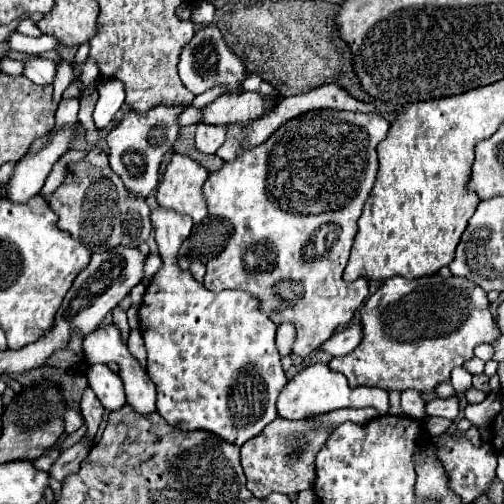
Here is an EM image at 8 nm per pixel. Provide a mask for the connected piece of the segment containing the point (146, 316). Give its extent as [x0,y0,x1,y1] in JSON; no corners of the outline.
[140,207,288,447]

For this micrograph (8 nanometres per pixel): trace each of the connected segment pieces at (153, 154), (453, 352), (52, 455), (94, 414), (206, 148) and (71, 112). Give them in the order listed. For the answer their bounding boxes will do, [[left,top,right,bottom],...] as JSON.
[[106,105,188,197],[328,275,498,393],[34,449,60,471],[80,387,104,441],[196,123,226,155],[56,99,80,129]]

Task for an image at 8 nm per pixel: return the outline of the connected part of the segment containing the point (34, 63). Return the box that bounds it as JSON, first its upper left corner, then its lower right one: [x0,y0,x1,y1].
[24,59,56,85]

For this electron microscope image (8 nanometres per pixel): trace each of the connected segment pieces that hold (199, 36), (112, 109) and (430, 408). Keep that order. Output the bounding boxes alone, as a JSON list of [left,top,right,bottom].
[[178,25,246,95],[94,79,126,129],[426,397,460,419]]

